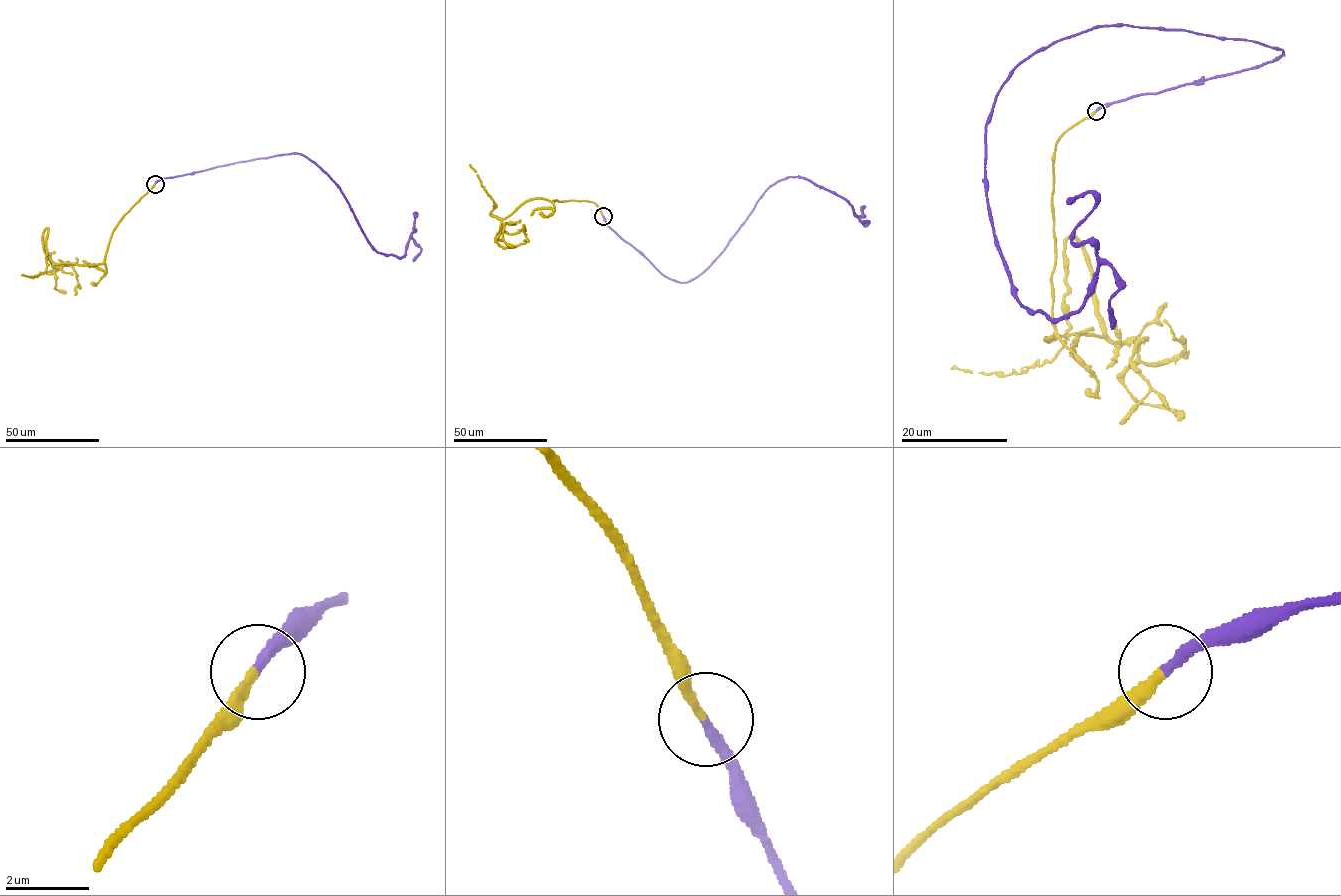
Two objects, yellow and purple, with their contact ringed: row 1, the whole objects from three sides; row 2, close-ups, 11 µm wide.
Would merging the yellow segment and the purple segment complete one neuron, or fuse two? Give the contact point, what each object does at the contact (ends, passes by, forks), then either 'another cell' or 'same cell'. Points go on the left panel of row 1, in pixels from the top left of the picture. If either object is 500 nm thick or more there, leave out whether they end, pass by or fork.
place (155, 184); yellow ends; purple ends; same cell

